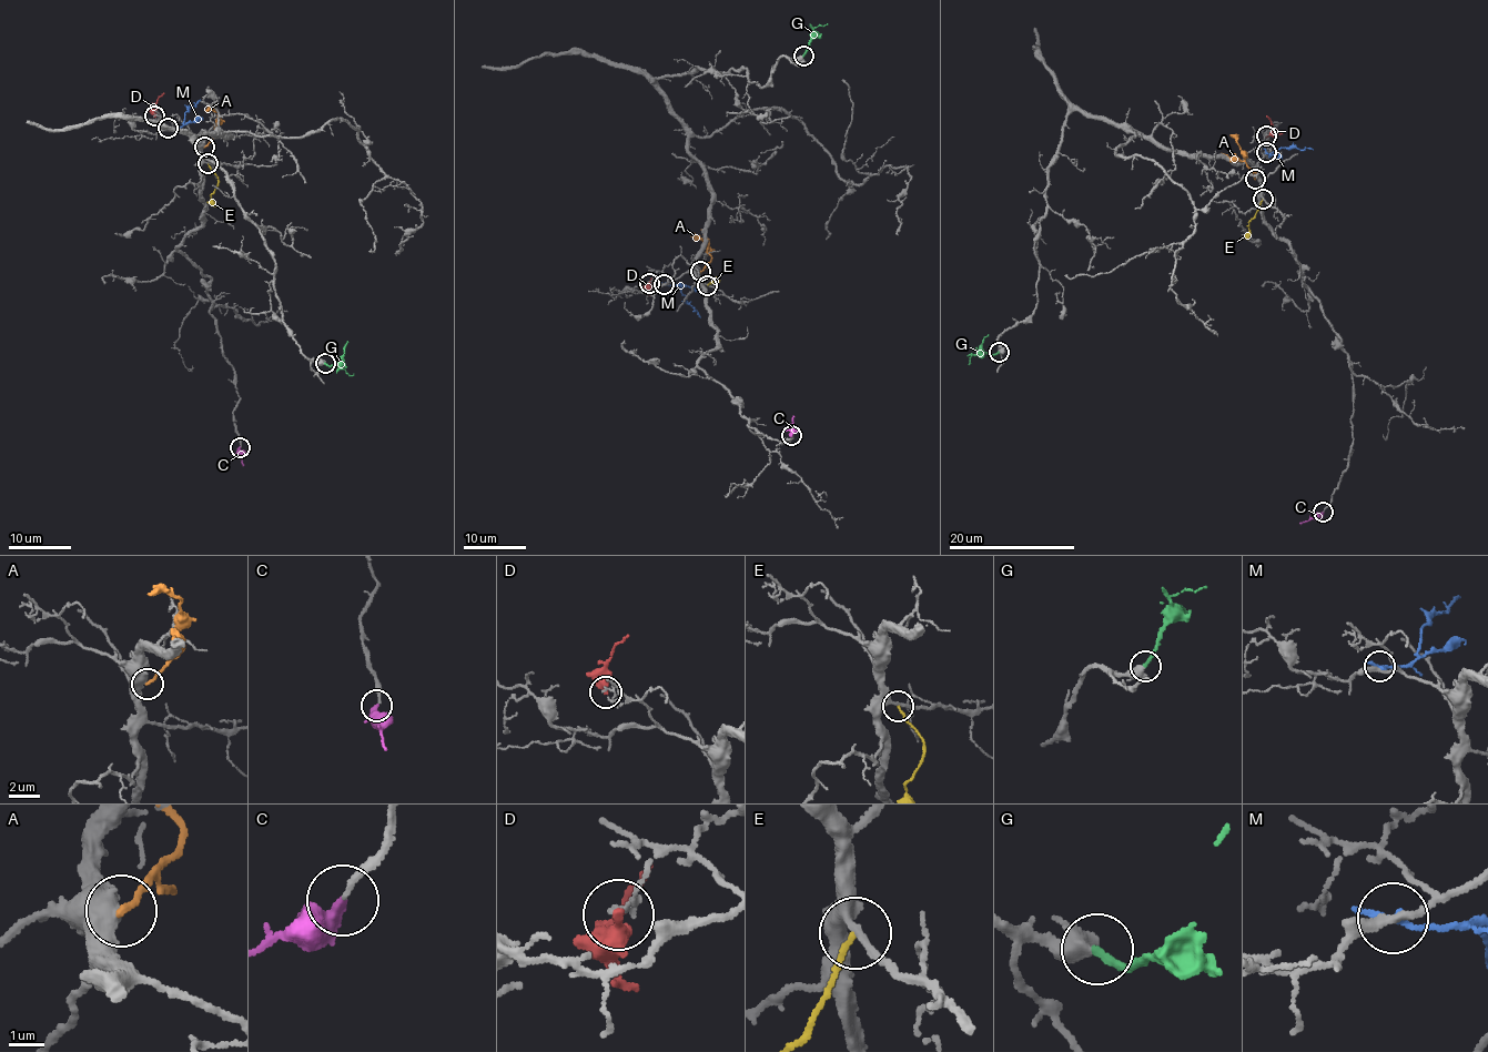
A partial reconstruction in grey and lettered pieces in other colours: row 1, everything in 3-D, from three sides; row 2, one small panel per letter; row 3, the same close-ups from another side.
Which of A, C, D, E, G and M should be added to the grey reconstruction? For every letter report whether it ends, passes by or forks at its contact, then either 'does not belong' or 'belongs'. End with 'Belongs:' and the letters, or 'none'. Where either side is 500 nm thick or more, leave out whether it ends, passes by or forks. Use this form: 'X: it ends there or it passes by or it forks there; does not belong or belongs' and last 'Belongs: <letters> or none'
A: does not belong
C: it ends there; belongs
D: it ends there; does not belong
E: it ends there; does not belong
G: it ends there; belongs
M: it ends there; does not belong
Belongs: C, G

